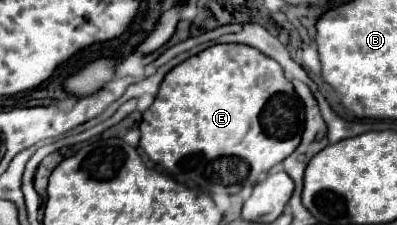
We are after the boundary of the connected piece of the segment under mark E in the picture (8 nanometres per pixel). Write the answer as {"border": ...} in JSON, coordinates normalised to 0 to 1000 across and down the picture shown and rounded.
{"border":[[[537,200],[416,333],[385,467],[360,502],[350,653],[406,751],[441,769],[431,778],[436,796],[526,867],[592,867],[617,822],[642,822],[652,778],[673,769],[748,662],[763,547],[763,458],[693,262],[627,200]]]}

